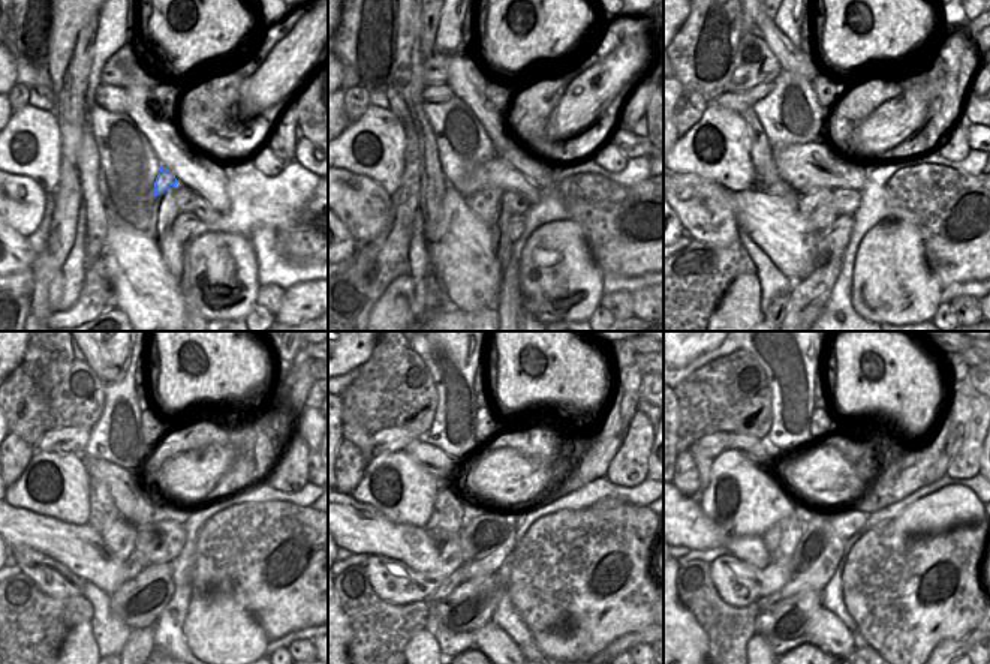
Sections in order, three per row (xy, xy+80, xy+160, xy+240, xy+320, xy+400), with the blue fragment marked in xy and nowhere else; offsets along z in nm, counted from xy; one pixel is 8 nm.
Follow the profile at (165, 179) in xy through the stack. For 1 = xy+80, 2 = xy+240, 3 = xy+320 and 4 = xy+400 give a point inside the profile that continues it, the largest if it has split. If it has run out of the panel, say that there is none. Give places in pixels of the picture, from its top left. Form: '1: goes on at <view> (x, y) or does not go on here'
1: goes on at xy+80 (484, 204)
2: goes on at xy+240 (138, 561)
3: goes on at xy+320 (462, 574)
4: goes on at xy+400 (763, 603)

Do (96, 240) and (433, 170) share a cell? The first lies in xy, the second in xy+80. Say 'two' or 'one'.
one

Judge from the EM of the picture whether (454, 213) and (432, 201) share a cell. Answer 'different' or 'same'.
different

